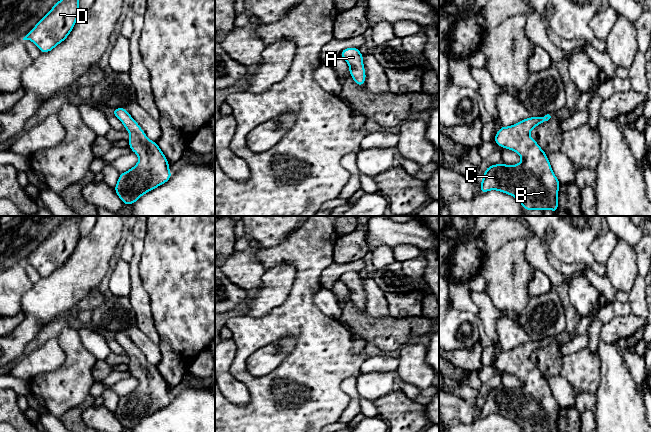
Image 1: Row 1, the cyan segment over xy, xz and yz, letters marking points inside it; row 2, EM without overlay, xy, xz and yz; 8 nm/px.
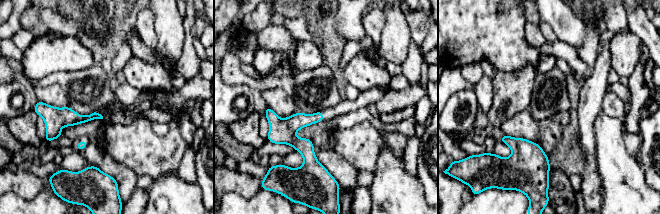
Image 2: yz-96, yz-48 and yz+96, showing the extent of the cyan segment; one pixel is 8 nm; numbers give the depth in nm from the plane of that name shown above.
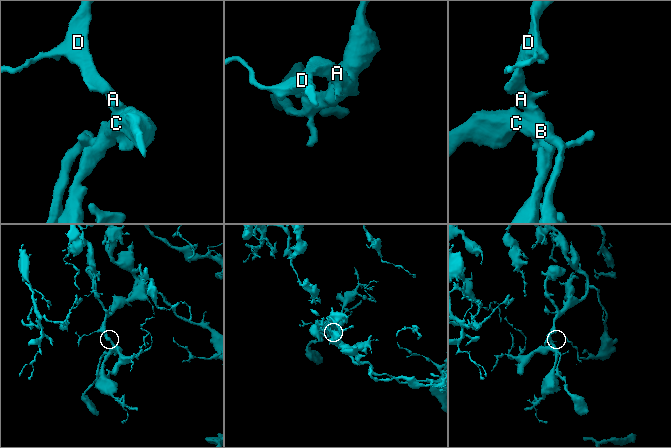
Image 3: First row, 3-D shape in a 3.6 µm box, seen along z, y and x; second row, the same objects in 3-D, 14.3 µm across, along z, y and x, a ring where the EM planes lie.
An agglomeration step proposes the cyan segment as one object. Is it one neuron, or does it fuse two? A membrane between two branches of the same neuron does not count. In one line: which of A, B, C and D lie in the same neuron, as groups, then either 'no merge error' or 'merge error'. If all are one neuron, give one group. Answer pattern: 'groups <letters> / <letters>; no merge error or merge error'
groups A B C D; no merge error

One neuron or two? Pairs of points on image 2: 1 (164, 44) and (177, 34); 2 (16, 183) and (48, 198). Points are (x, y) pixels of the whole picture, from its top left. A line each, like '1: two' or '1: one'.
1: one
2: two

